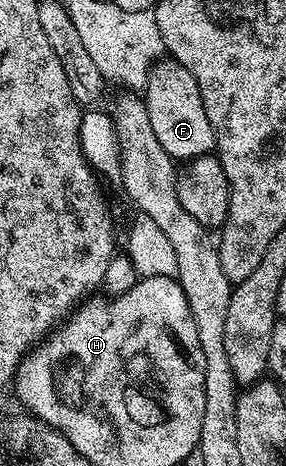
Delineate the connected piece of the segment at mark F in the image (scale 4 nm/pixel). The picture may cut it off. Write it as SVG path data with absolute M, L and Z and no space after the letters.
M175 60L157 62L142 91L142 101L159 143L173 160L191 160L215 151L216 133L210 124L210 116L206 116L206 104L202 102L198 80L194 80L185 66Z

